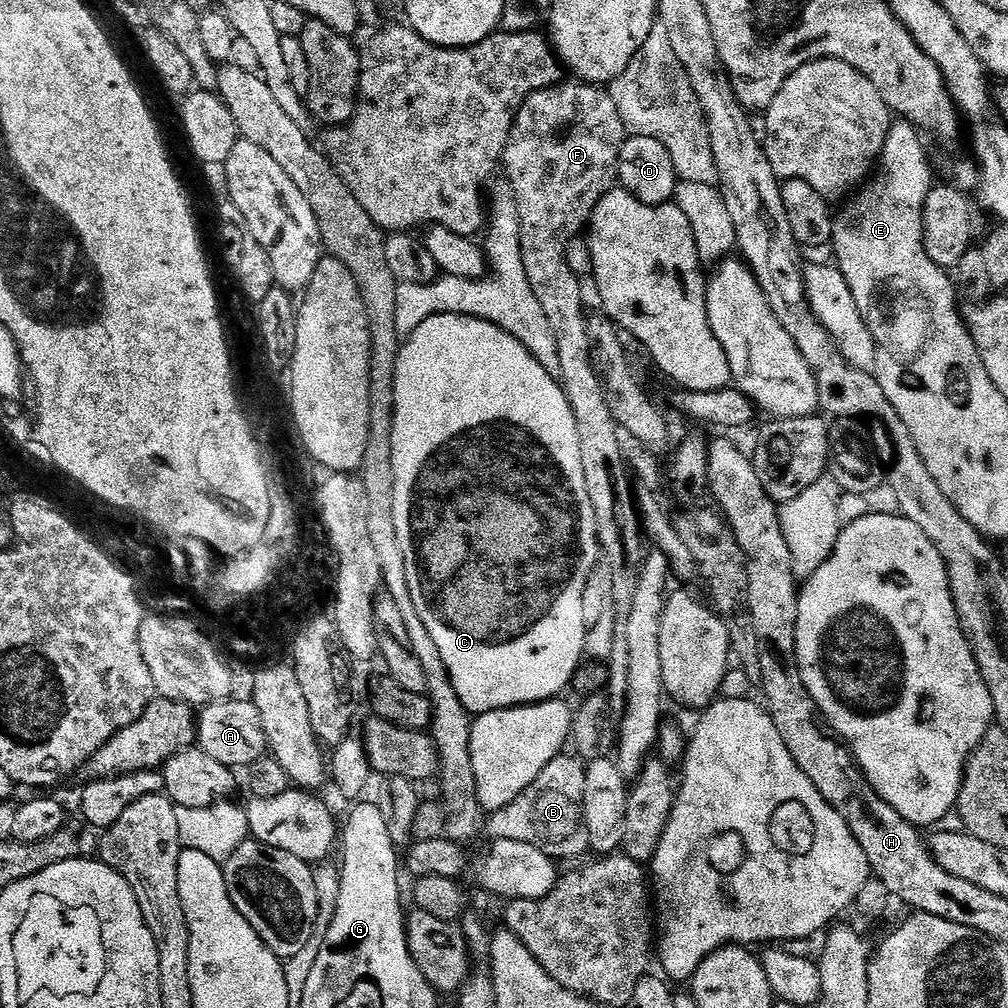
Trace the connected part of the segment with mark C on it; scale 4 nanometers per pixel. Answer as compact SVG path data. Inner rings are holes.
M446 314L446 315L445 315L445 316L431 316L431 317L430 317L430 318L426 318L426 322L422 322L422 323L421 323L421 324L420 324L420 325L419 325L419 326L418 326L418 330L414 330L414 331L413 331L413 332L412 332L412 335L411 335L411 336L409 336L409 337L407 337L407 339L405 339L405 340L404 340L404 341L403 341L403 344L402 344L402 347L401 347L401 350L400 350L400 355L399 355L399 356L397 356L397 357L396 357L396 385L395 385L395 386L394 386L394 422L393 422L393 423L392 423L392 445L393 445L393 446L394 446L394 527L396 527L396 529L398 529L398 542L402 542L402 554L403 554L403 555L404 555L404 556L405 556L405 557L406 557L406 579L408 579L408 581L410 581L410 598L414 598L414 606L418 606L418 615L420 615L420 617L421 617L421 618L422 618L422 622L426 622L426 630L430 630L430 638L434 638L434 642L435 642L435 644L436 644L436 645L438 645L438 651L440 651L440 652L441 652L441 654L442 654L442 662L446 662L446 670L450 670L450 678L451 678L451 679L452 679L452 681L453 681L453 682L454 682L454 690L458 690L458 698L462 698L462 706L466 706L466 707L467 707L467 708L468 708L468 710L469 710L469 712L471 712L471 713L473 713L473 714L479 714L479 713L481 713L481 712L493 712L493 711L494 711L494 710L498 710L498 709L499 709L499 708L519 708L519 707L521 707L521 706L523 706L523 705L525 705L525 704L538 704L538 703L540 703L540 701L541 701L541 700L551 700L551 699L553 699L553 698L556 698L556 697L559 697L559 696L560 696L560 695L561 695L561 693L560 693L560 691L562 691L562 690L563 690L563 688L565 688L565 689L567 689L567 688L568 688L568 687L569 687L569 685L571 685L571 682L572 682L572 676L573 676L573 675L575 675L575 673L576 673L576 670L577 670L577 668L578 668L578 667L580 667L580 665L581 665L581 664L582 664L582 661L583 661L583 660L584 660L584 659L585 659L585 653L584 653L584 643L585 643L585 642L586 642L586 638L587 638L587 632L588 632L588 630L589 630L589 628L587 628L587 626L585 626L585 625L584 625L584 619L583 619L583 618L582 618L582 590L586 590L586 582L587 582L587 581L588 581L588 579L590 579L590 577L592 577L592 573L593 573L593 572L595 572L595 571L596 571L596 569L597 569L597 567L598 567L598 565L599 565L599 564L600 564L600 563L601 563L601 560L602 560L602 553L601 553L601 551L600 551L600 539L599 539L599 538L598 538L598 526L597 526L597 525L596 525L596 519L595 519L595 518L594 518L594 506L590 506L590 490L586 490L586 470L585 470L585 469L584 469L584 467L583 467L583 466L582 466L582 442L581 442L581 441L580 441L580 435L579 435L579 434L578 434L578 422L577 422L577 421L576 421L576 418L575 418L575 416L574 416L574 410L573 410L573 409L572 409L572 407L571 407L571 406L570 406L570 402L569 402L569 401L568 401L568 395L567 395L567 394L565 394L565 392L564 392L564 390L563 390L563 387L561 387L561 385L560 385L560 384L559 384L559 383L558 383L558 380L557 380L557 377L556 377L556 380L555 380L555 378L554 378L554 377L552 377L552 375L553 375L553 373L552 373L552 372L551 372L551 371L549 371L549 369L547 369L547 368L545 368L545 367L544 367L544 365L543 365L543 364L540 364L540 363L538 363L538 361L536 361L536 360L535 360L535 359L534 359L534 357L532 357L532 356L531 356L531 355L530 355L530 353L528 353L528 351L526 351L526 349L525 349L525 348L524 348L524 345L522 345L522 344L520 344L520 343L519 343L519 342L518 342L518 341L517 341L517 340L516 340L516 339L515 339L515 338L514 338L514 337L513 337L513 336L511 336L511 334L509 334L509 332L507 332L507 331L506 331L506 330L502 330L502 329L501 329L501 328L499 328L499 327L498 327L498 326L494 326L494 325L493 325L493 324L492 324L492 323L491 323L491 322L490 322L490 321L489 321L489 320L479 320L479 319L478 319L478 317L477 317L477 316L455 316L455 315L454 315L454 314Z

